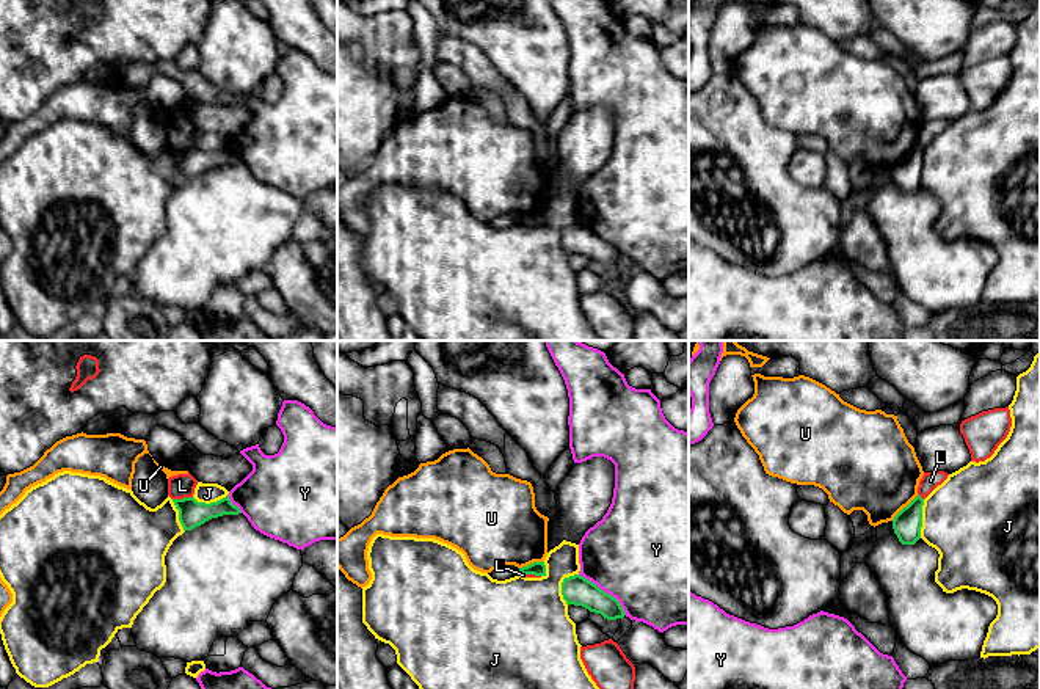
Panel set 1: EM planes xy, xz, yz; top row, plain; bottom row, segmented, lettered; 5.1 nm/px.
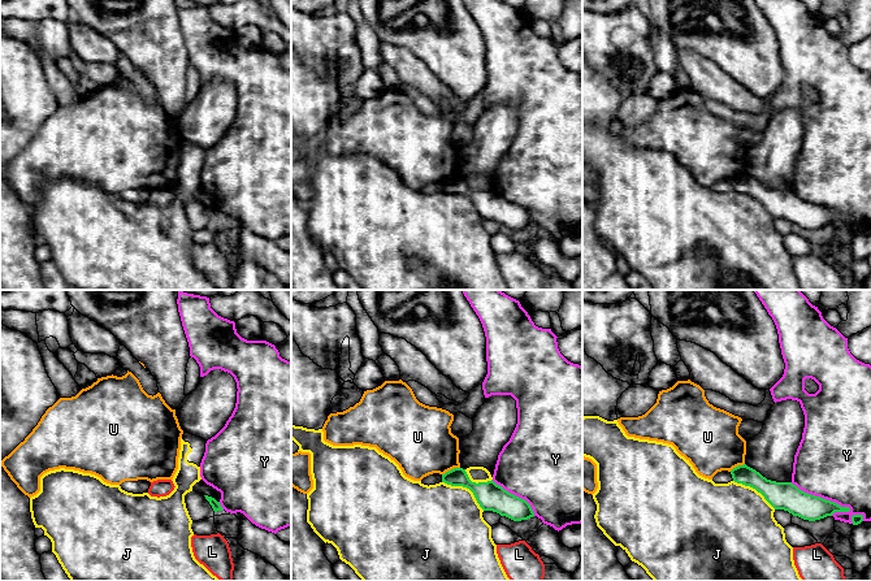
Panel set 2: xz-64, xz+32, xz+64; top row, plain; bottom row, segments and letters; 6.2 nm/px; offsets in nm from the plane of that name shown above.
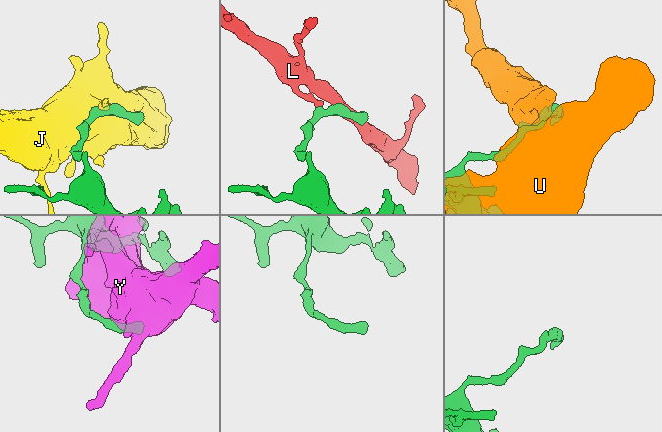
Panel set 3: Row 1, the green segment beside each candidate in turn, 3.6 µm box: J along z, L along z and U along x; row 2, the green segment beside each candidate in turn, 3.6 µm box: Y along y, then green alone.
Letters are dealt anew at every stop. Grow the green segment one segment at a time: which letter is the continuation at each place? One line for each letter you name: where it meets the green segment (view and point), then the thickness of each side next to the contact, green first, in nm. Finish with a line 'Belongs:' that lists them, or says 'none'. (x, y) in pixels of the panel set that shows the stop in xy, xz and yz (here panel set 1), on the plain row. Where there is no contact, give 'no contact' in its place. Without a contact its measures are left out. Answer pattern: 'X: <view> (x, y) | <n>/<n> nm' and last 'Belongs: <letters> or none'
Belongs: none

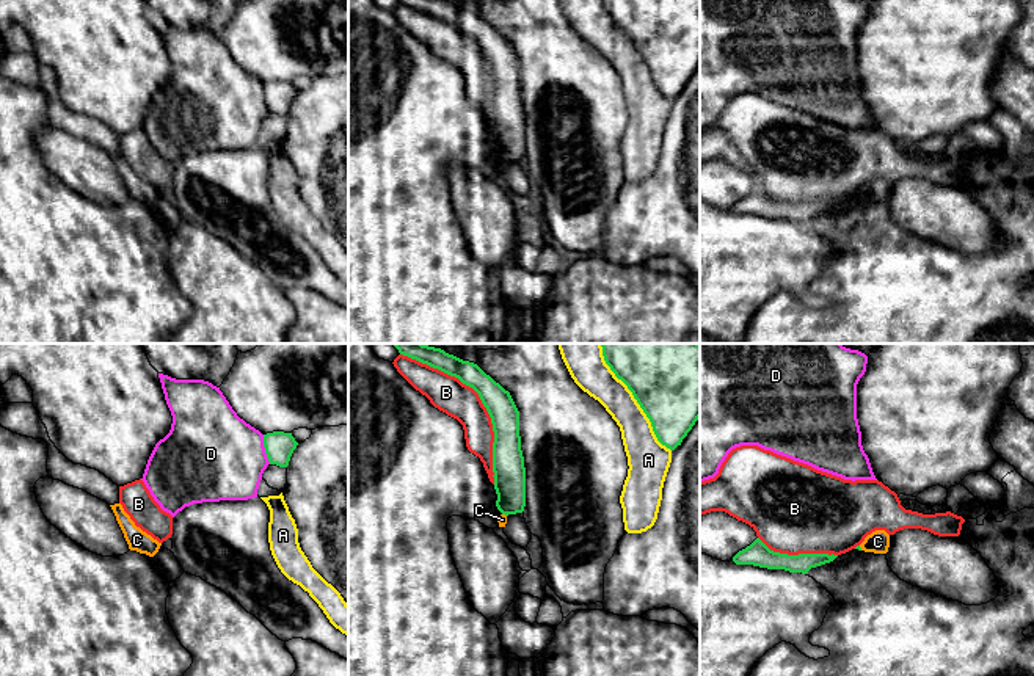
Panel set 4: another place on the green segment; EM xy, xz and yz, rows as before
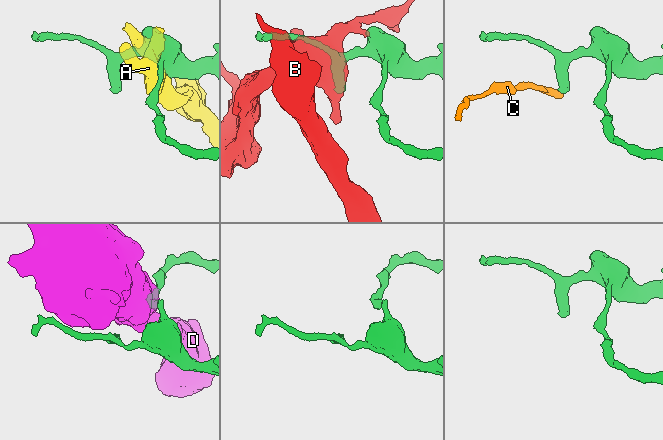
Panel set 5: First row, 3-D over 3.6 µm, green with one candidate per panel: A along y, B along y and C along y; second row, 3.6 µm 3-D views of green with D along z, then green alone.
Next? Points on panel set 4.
Belongs: none

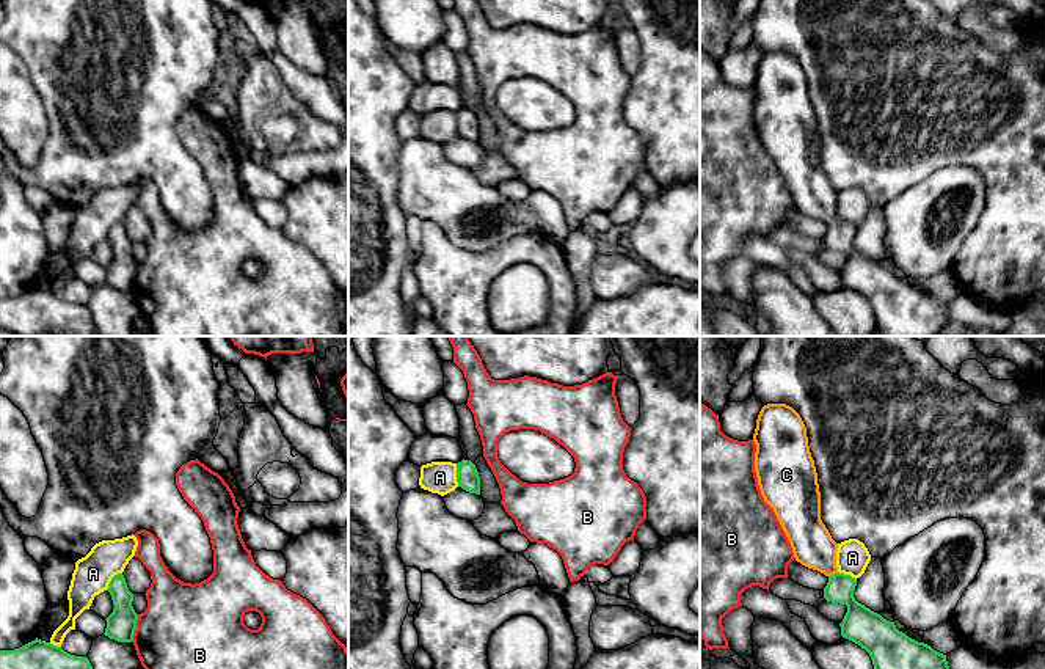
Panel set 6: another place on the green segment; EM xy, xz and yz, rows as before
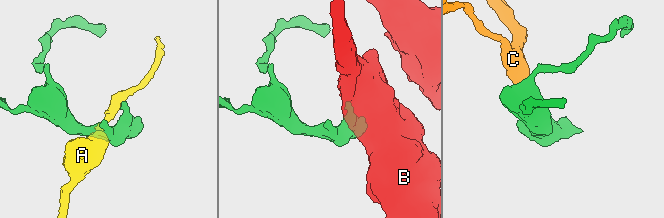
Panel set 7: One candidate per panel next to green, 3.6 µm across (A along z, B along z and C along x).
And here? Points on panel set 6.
C: yz (835, 222) | 140/220 nm
Belongs: C

